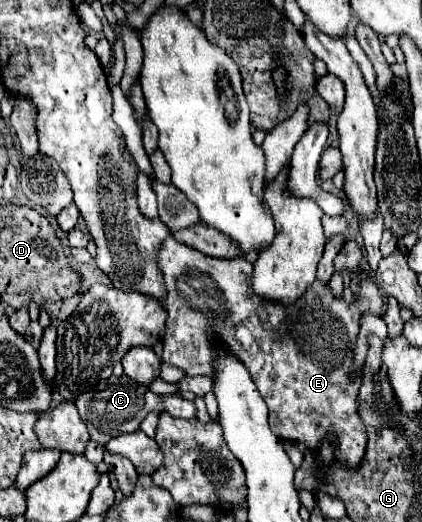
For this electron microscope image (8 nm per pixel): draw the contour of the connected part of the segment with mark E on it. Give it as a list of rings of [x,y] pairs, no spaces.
[[[169,235],[161,249],[157,267],[163,273],[165,289],[167,289],[167,325],[163,335],[163,361],[181,369],[185,375],[211,375],[211,361],[215,357],[213,343],[219,337],[221,343],[229,347],[229,351],[243,361],[249,369],[263,401],[269,407],[269,425],[271,431],[283,439],[293,443],[305,443],[307,449],[317,449],[319,441],[329,433],[337,433],[337,451],[335,459],[345,461],[349,467],[357,467],[363,459],[367,437],[365,425],[357,413],[357,393],[361,375],[353,381],[349,379],[351,371],[351,353],[359,335],[359,317],[363,311],[379,315],[383,311],[385,299],[381,291],[371,283],[367,273],[361,273],[361,299],[353,303],[337,301],[329,289],[315,281],[307,293],[291,307],[281,307],[275,303],[263,303],[259,297],[253,295],[251,289],[251,273],[253,265],[243,257],[237,259],[215,259],[207,257],[185,243],[179,243],[173,235]]]

